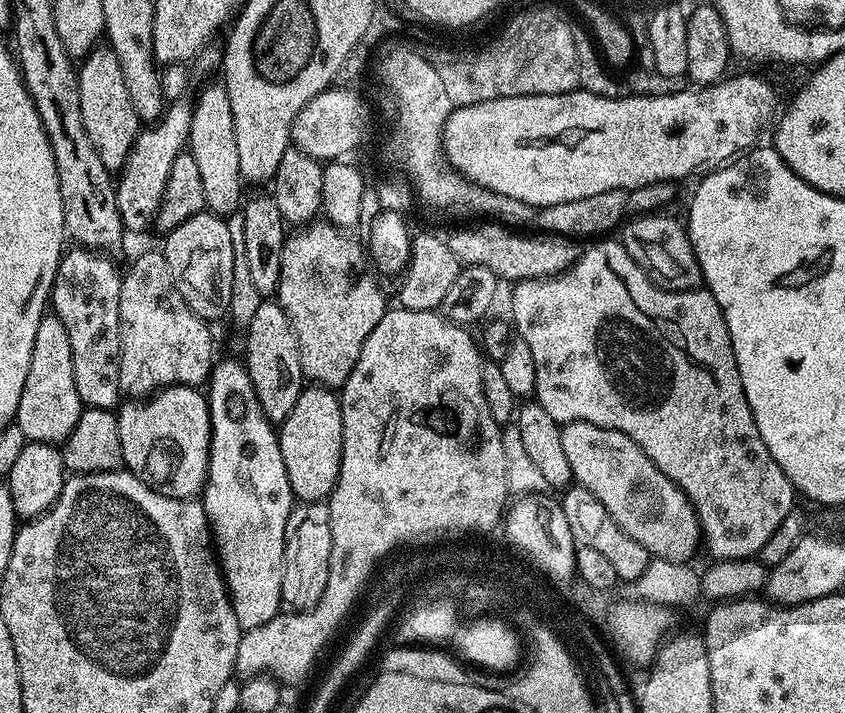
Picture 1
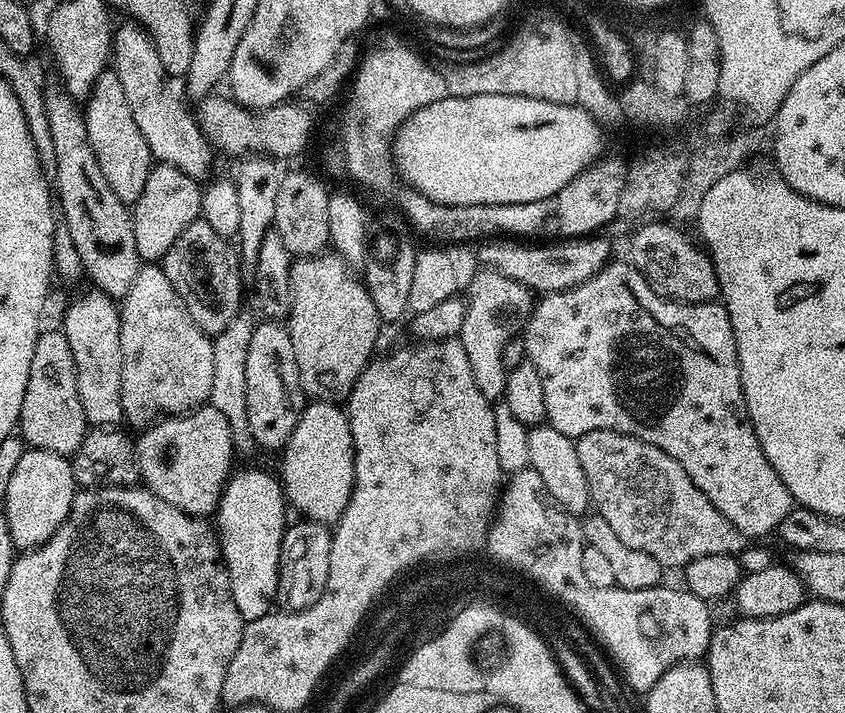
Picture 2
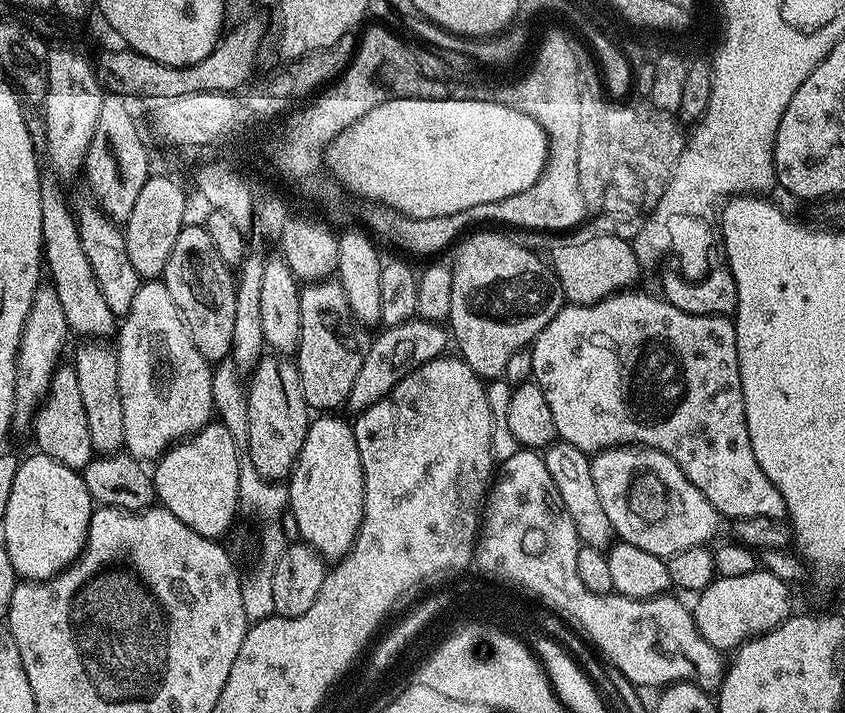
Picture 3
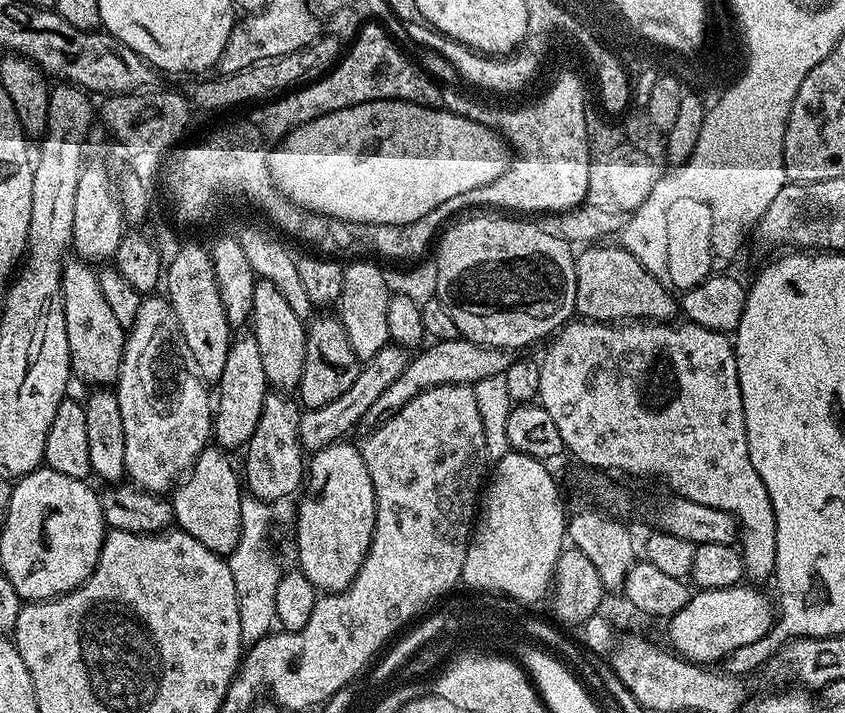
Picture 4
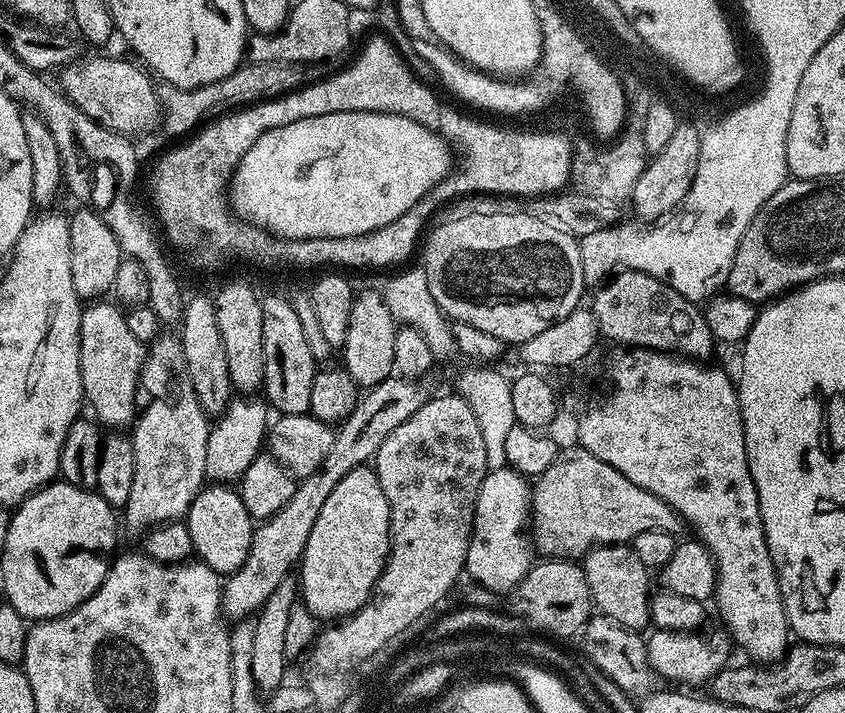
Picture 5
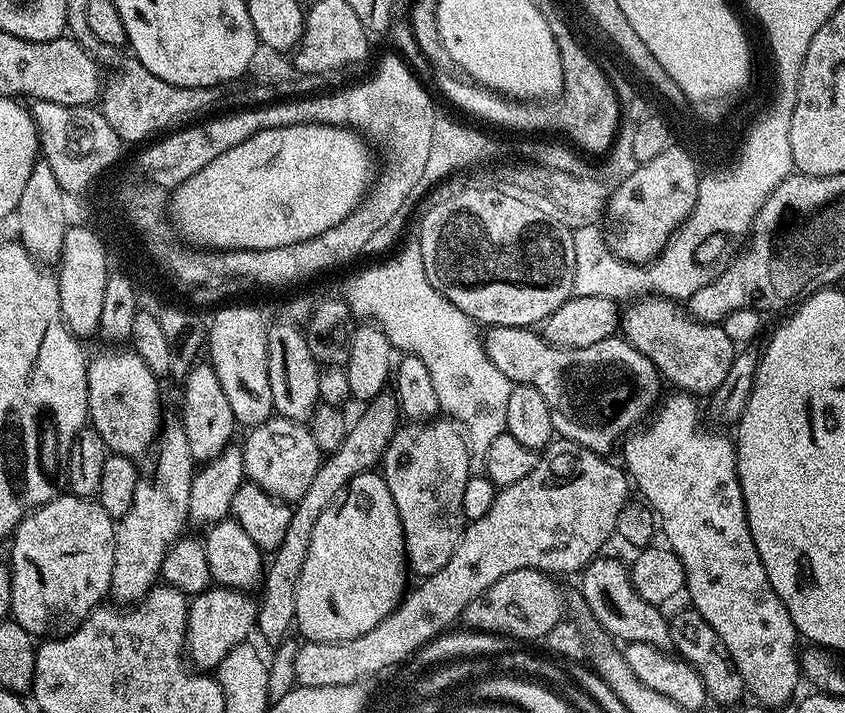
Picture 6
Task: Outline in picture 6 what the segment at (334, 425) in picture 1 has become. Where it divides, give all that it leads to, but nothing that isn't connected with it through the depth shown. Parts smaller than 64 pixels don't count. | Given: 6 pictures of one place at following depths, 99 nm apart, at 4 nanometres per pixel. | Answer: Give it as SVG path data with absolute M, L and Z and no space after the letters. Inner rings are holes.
M379 471L358 474L344 487L338 502L327 508L318 522L314 522L310 550L306 554L306 562L302 562L302 578L298 578L296 587L295 627L300 627L305 641L338 642L358 638L374 630L378 622L400 607L409 587L408 576L408 549L404 547L398 506L394 506L394 498L390 498L390 486L386 486Z

